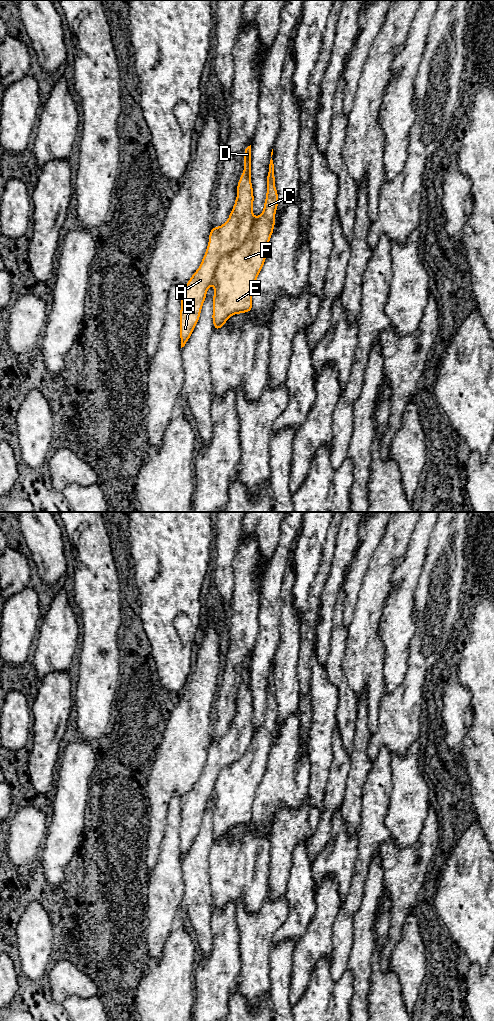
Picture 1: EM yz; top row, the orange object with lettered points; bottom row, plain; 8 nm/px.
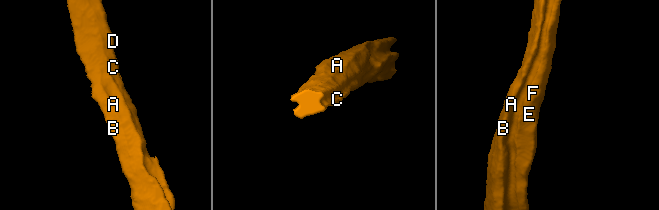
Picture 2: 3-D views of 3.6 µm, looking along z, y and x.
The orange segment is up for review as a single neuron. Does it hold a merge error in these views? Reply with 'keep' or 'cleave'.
cleave

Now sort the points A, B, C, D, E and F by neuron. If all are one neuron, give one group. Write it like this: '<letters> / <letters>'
A B D / C E F

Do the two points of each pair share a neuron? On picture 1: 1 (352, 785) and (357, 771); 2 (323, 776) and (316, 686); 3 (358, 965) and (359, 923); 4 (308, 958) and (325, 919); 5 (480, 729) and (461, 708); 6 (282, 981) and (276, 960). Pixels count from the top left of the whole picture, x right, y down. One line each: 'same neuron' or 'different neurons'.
1: same neuron
2: same neuron
3: same neuron
4: same neuron
5: different neurons
6: same neuron

